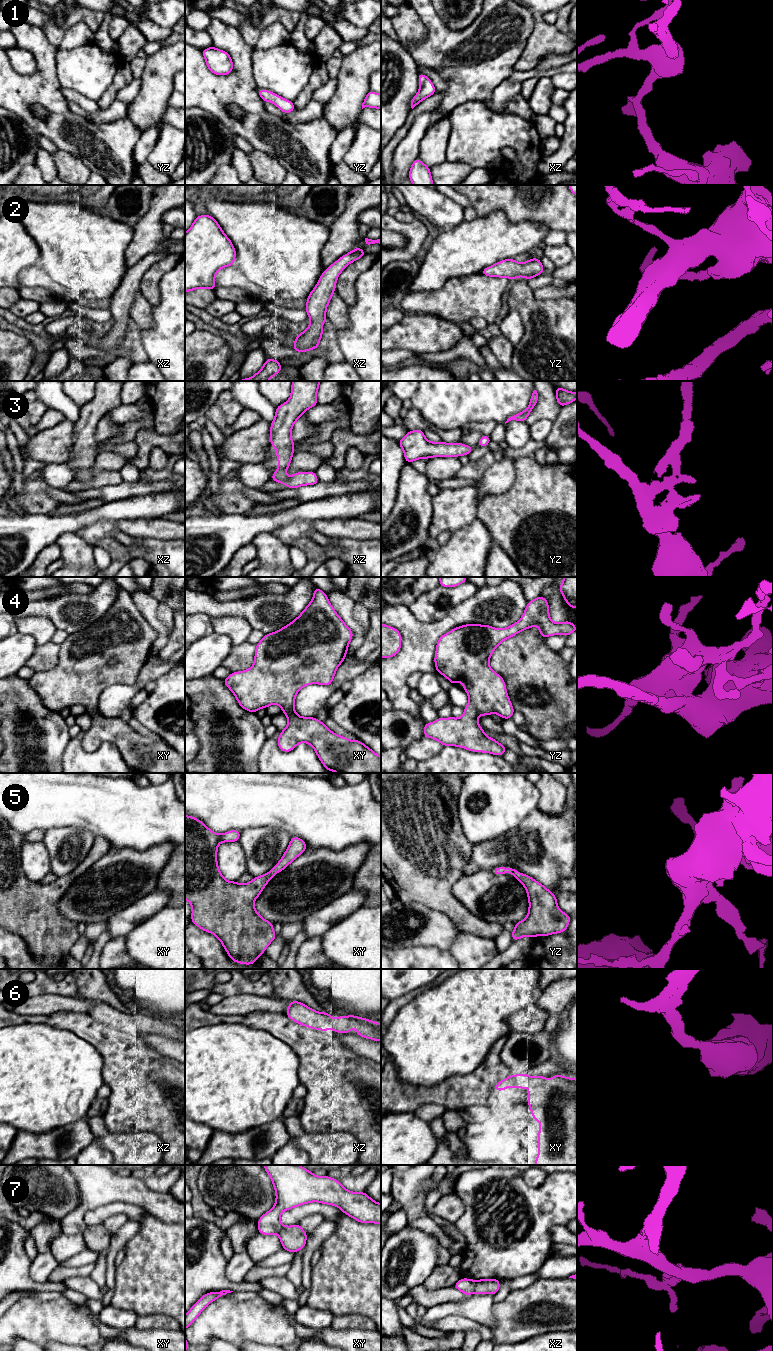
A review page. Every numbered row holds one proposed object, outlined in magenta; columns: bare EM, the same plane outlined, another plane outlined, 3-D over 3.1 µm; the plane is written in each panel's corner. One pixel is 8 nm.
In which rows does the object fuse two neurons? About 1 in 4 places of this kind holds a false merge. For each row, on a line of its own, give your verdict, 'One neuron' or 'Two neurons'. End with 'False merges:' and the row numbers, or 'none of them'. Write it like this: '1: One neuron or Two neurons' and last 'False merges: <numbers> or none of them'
1: One neuron
2: One neuron
3: One neuron
4: One neuron
5: One neuron
6: One neuron
7: Two neurons
False merges: 7

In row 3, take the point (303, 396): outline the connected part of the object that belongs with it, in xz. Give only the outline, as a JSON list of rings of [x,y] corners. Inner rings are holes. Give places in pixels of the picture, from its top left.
[[[293,381],[289,400],[276,407],[275,418],[271,422],[270,444],[275,447],[278,458],[278,469],[273,473],[271,481],[285,484],[287,488],[296,489],[299,486],[319,483],[315,471],[297,472],[287,477],[285,470],[289,468],[294,454],[292,427],[304,412],[318,404],[317,390],[320,383],[320,381]]]

